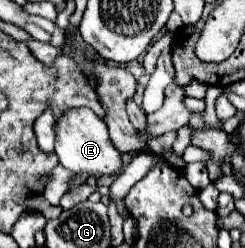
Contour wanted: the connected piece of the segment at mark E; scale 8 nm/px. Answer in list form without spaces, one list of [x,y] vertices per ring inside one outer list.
[[[73,108],[69,114],[57,122],[57,138],[55,138],[55,154],[59,156],[59,164],[75,174],[89,174],[93,178],[117,176],[123,168],[121,152],[113,146],[105,122],[89,108]]]

